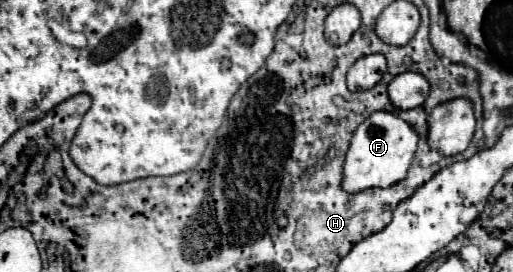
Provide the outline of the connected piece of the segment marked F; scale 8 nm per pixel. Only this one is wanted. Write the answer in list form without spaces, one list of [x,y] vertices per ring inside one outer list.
[[[375,112],[353,132],[345,164],[341,188],[349,194],[367,190],[367,188],[389,188],[395,182],[407,176],[407,170],[413,162],[417,150],[417,132],[403,122],[397,114]]]

